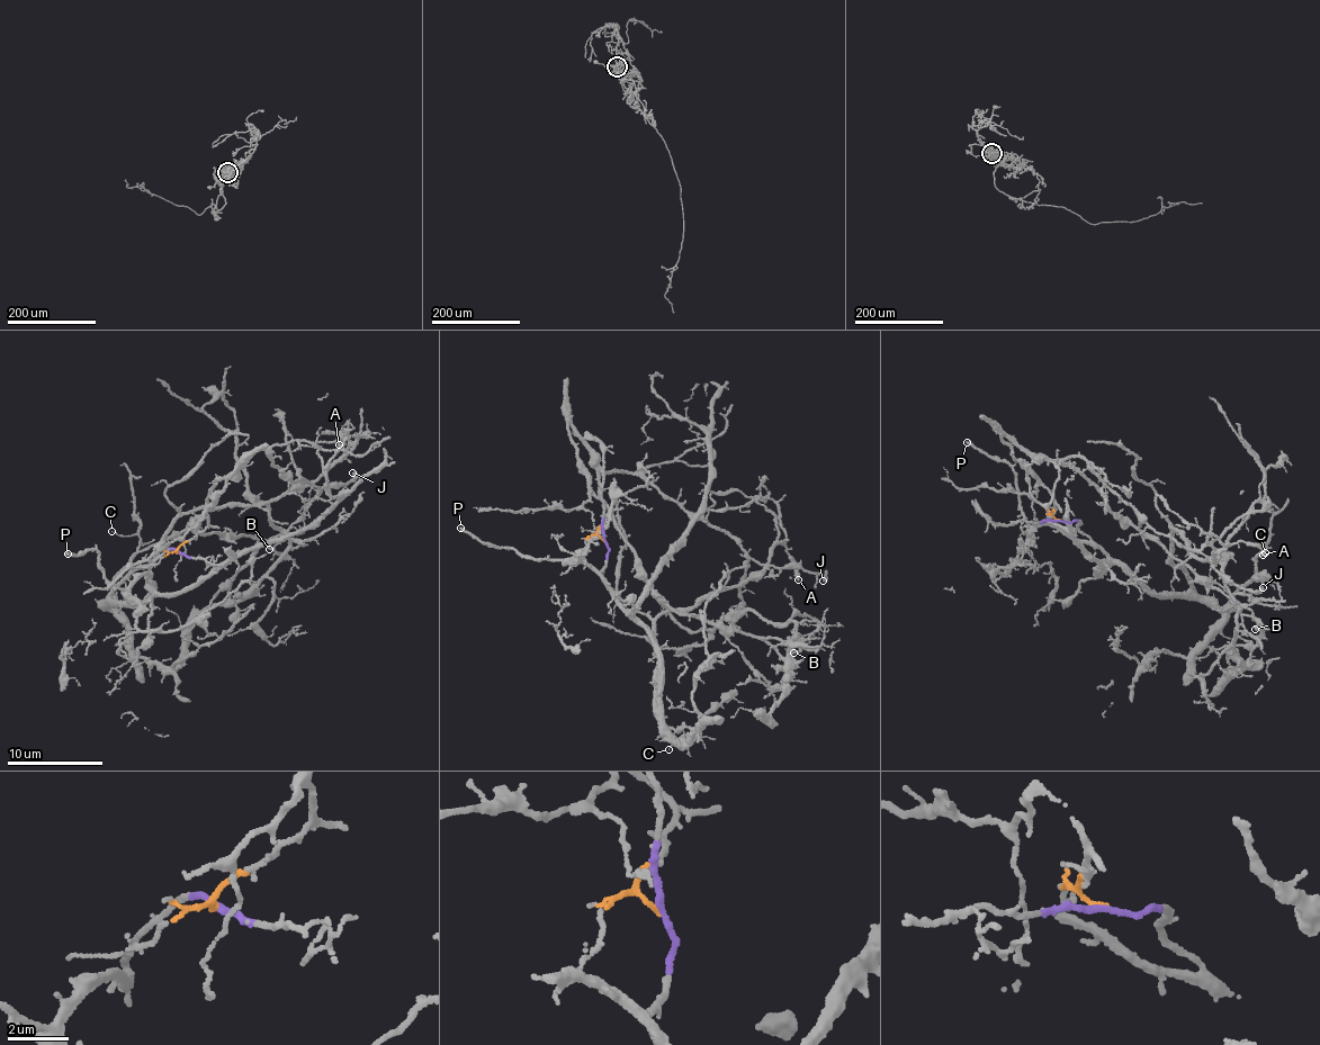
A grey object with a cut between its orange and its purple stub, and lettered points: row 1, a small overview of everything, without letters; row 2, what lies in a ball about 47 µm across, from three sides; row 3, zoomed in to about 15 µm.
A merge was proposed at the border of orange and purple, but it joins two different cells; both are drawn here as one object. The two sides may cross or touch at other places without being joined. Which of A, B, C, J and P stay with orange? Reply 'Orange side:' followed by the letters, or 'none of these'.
Orange side: B, J

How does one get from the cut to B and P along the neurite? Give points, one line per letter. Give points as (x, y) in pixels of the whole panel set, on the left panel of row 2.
B: (179, 551), (207, 526), (205, 510), (236, 465), (220, 476), (194, 524), (205, 533), (280, 534), (268, 549)
P: (179, 553), (170, 549), (153, 561), (151, 577), (133, 576), (120, 589), (95, 550), (66, 555)

